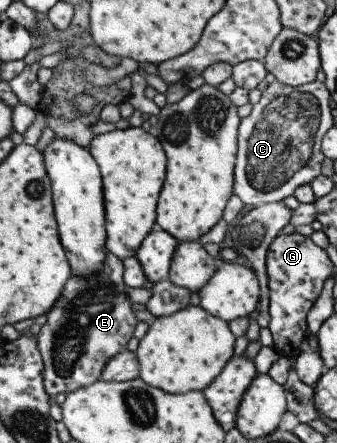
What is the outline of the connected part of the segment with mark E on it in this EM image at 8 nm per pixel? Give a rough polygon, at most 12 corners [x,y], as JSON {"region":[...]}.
{"region":[[122,260],[66,280],[36,336],[49,397],[100,380],[137,321]]}

